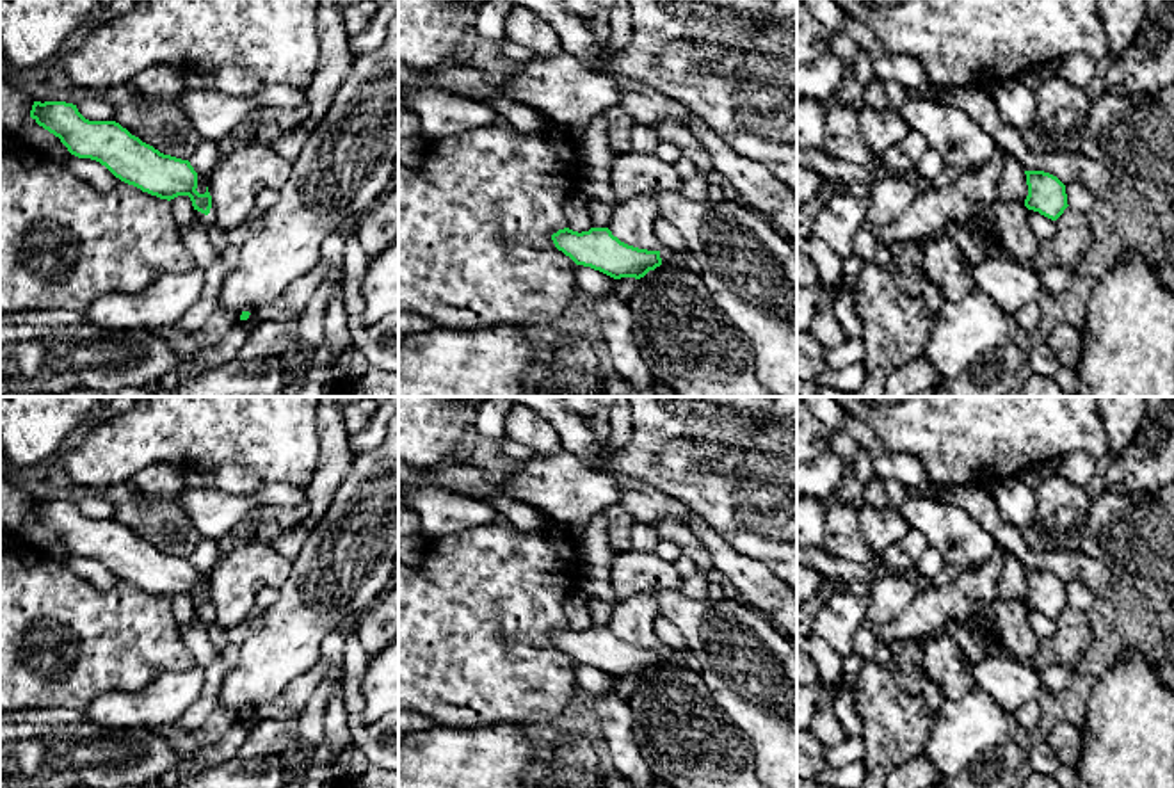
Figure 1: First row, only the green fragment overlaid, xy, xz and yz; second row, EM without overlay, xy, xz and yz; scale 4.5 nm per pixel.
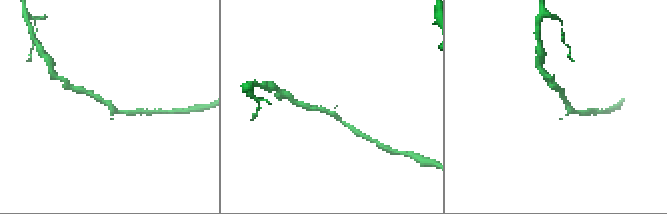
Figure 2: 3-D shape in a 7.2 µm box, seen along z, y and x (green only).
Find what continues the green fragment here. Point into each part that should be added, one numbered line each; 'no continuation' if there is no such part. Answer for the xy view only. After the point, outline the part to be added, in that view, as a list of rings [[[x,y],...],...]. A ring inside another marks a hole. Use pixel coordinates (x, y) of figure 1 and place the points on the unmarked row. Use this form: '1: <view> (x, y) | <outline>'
no continuation

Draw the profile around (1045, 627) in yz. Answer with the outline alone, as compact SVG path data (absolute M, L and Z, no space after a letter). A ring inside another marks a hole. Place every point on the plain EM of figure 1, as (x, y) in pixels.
M1028 608L1028 623L1030 623L1032 630L1042 639L1051 637L1057 631L1055 619L1048 617L1033 608Z

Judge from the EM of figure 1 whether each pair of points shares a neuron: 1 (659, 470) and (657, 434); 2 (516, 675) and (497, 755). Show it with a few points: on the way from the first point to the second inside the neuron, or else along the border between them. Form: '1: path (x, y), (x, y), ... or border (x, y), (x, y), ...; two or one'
1: path (659, 461), (659, 443); one
2: border (522, 726), (481, 724), (463, 730); two

